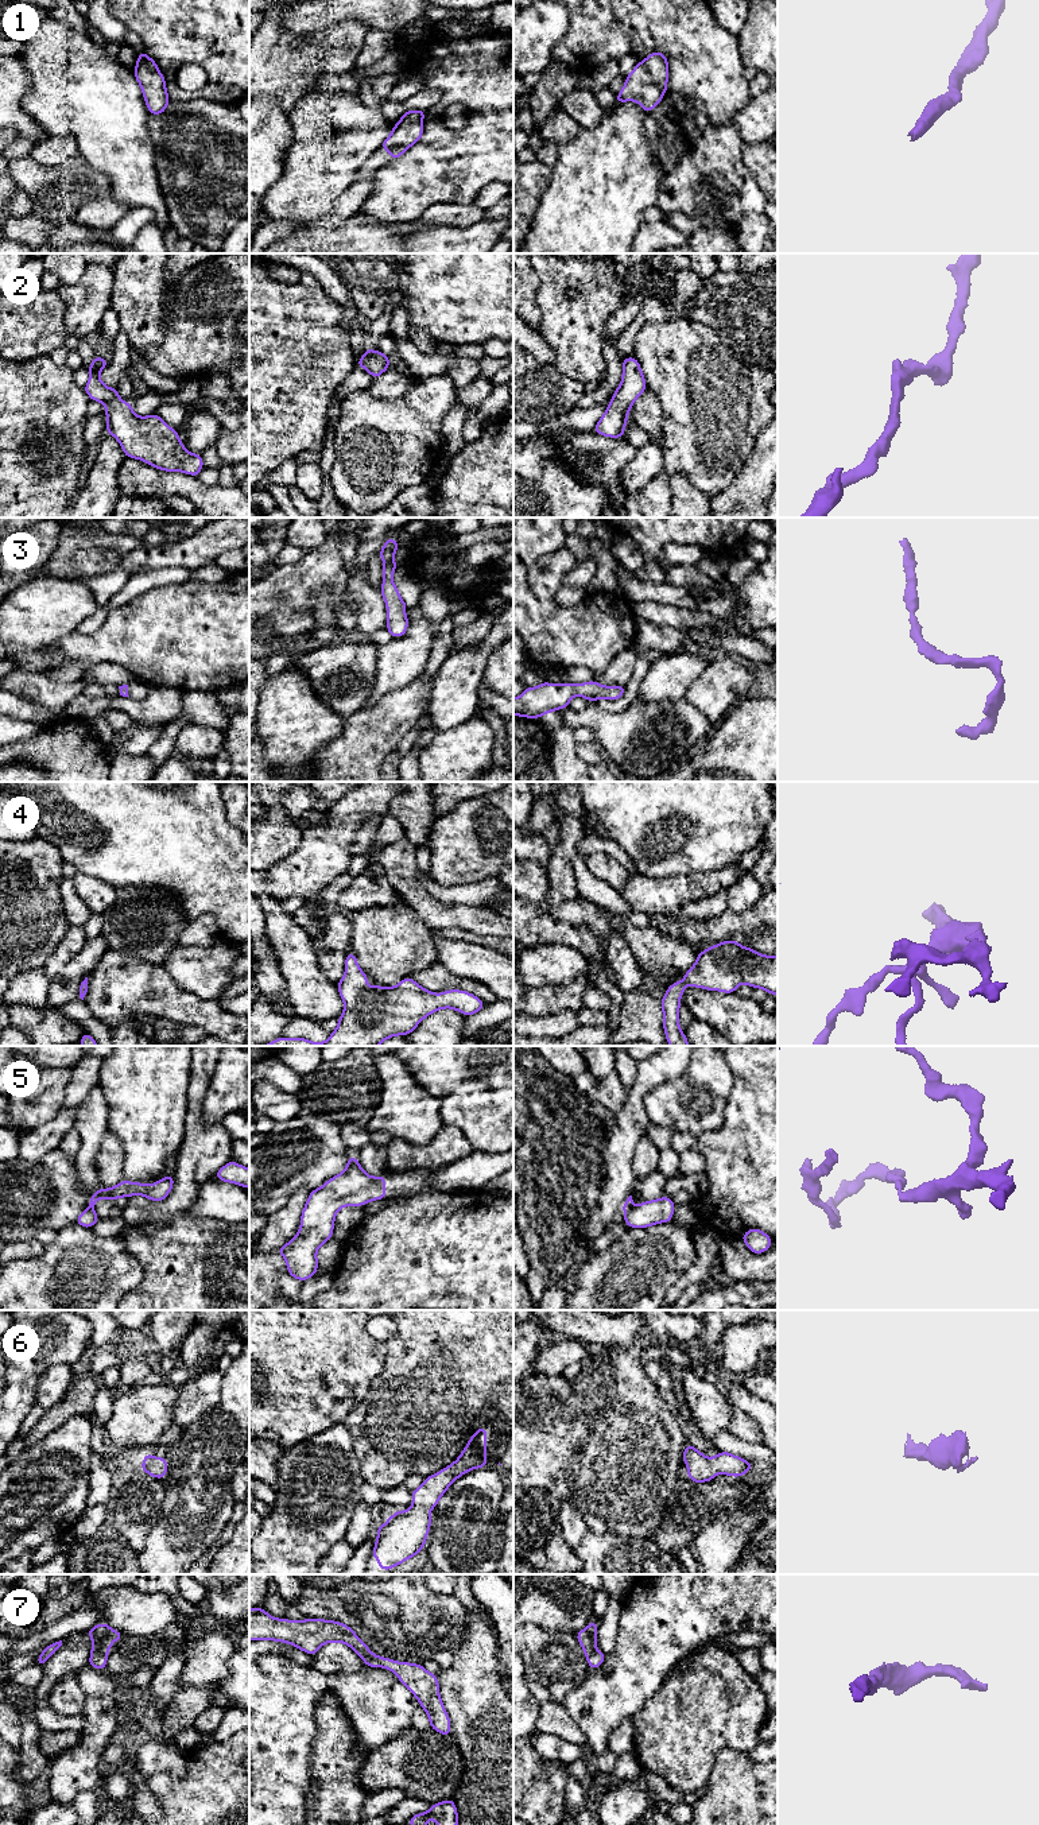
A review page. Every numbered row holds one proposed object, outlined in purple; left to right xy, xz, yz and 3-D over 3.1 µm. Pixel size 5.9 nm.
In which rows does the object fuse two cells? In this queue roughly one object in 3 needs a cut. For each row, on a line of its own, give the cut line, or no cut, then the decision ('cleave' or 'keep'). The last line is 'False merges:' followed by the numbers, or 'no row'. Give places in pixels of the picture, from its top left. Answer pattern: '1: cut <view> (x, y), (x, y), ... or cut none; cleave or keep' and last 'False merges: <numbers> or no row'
1: cut none; keep
2: cut none; keep
3: cut none; keep
4: cut none; keep
5: cut xy (89, 1207), (92, 1209); cleave
6: cut none; keep
7: cut none; keep
False merges: 5

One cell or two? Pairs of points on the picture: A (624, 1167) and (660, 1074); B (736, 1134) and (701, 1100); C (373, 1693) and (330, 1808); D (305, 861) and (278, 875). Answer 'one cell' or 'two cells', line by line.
A: one cell
B: two cells
C: two cells
D: one cell

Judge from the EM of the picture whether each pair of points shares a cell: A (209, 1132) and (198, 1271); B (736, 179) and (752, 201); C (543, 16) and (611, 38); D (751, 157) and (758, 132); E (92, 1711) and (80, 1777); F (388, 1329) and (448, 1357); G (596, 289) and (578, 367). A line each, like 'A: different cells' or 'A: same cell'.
A: same cell
B: different cells
C: different cells
D: different cells
E: same cell
F: different cells
G: same cell

